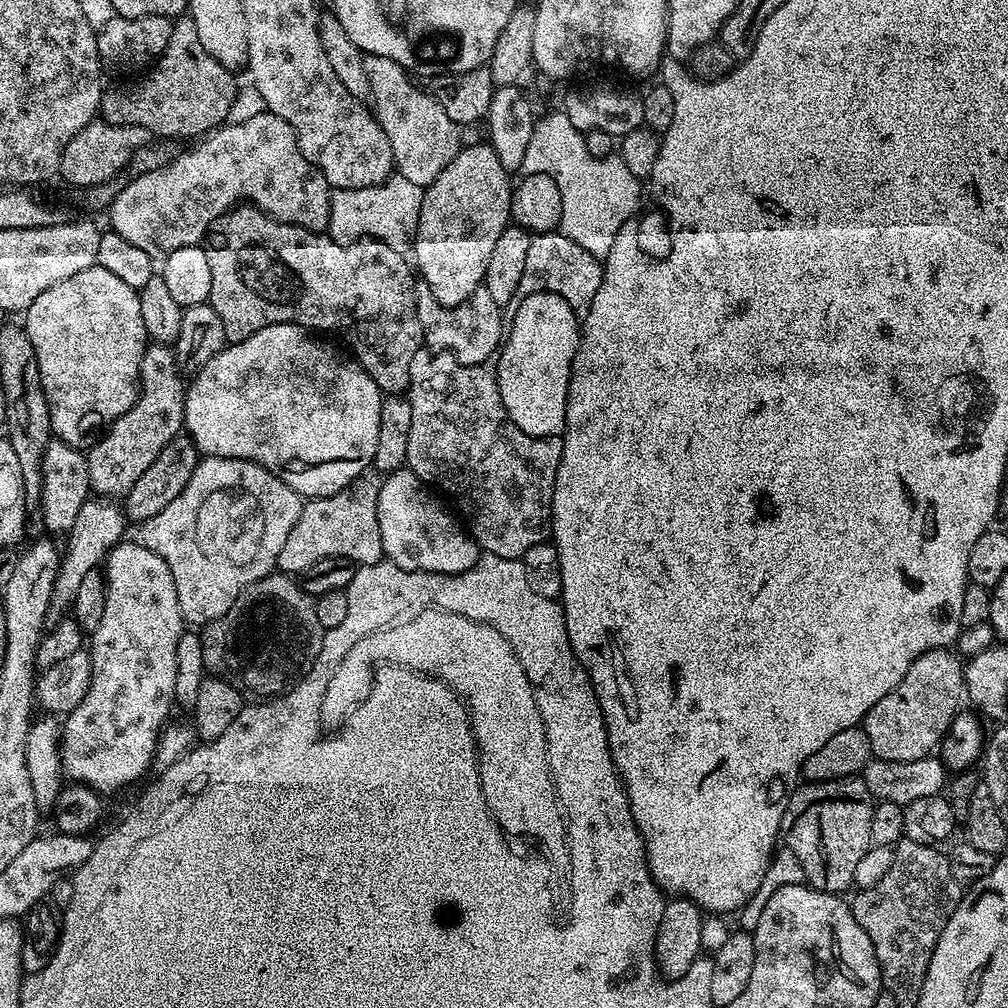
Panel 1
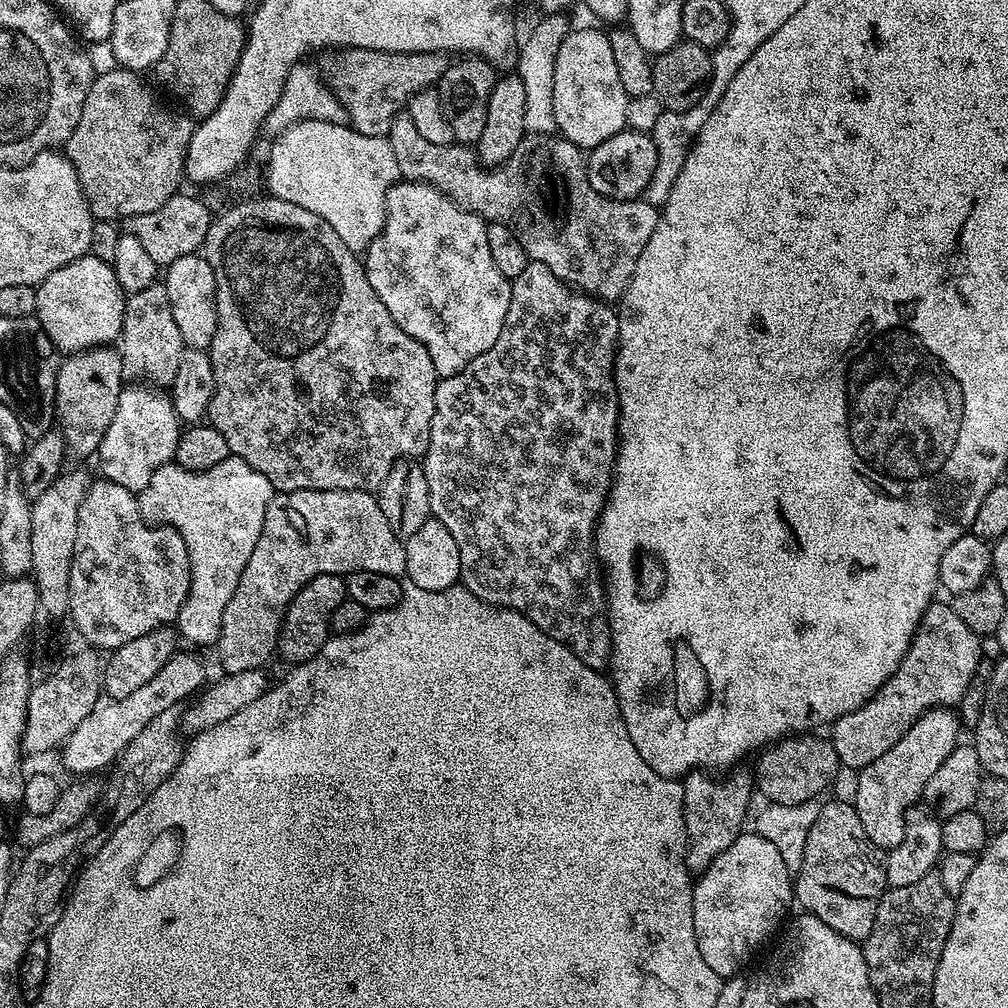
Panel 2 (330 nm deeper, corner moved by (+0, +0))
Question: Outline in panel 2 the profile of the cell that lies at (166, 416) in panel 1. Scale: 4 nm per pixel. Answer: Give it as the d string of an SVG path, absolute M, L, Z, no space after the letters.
M152 283L148 289L138 290L127 297L118 351L129 377L143 378L156 386L171 386L184 349L184 339L182 334L178 334L163 283Z

